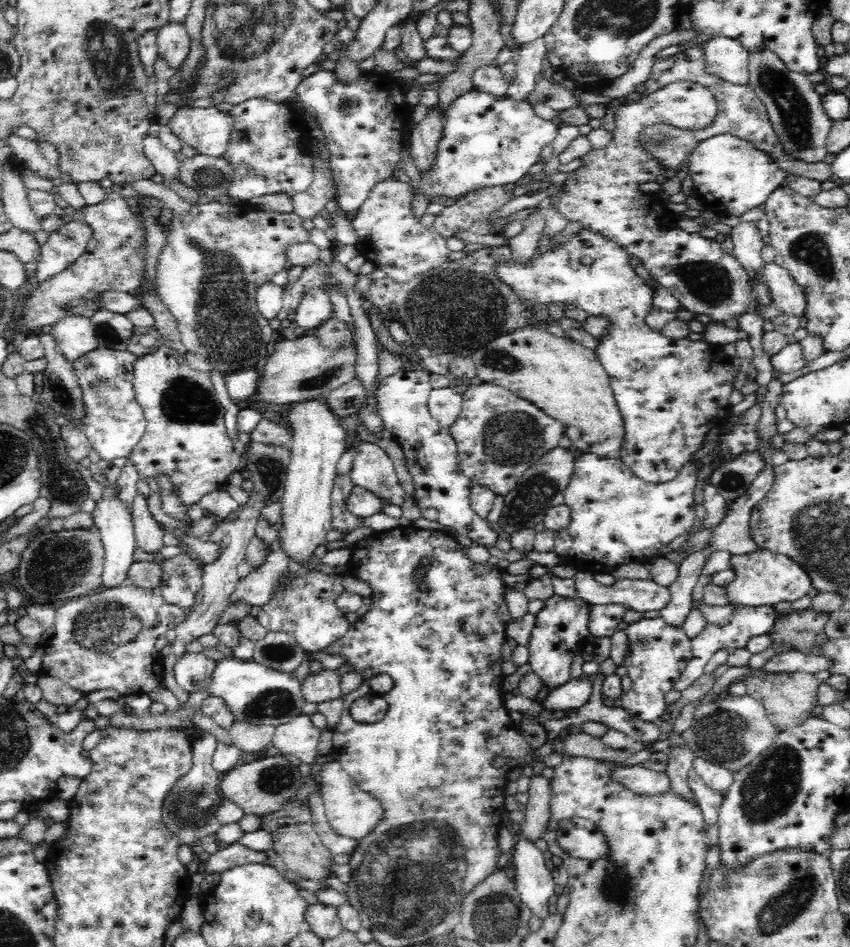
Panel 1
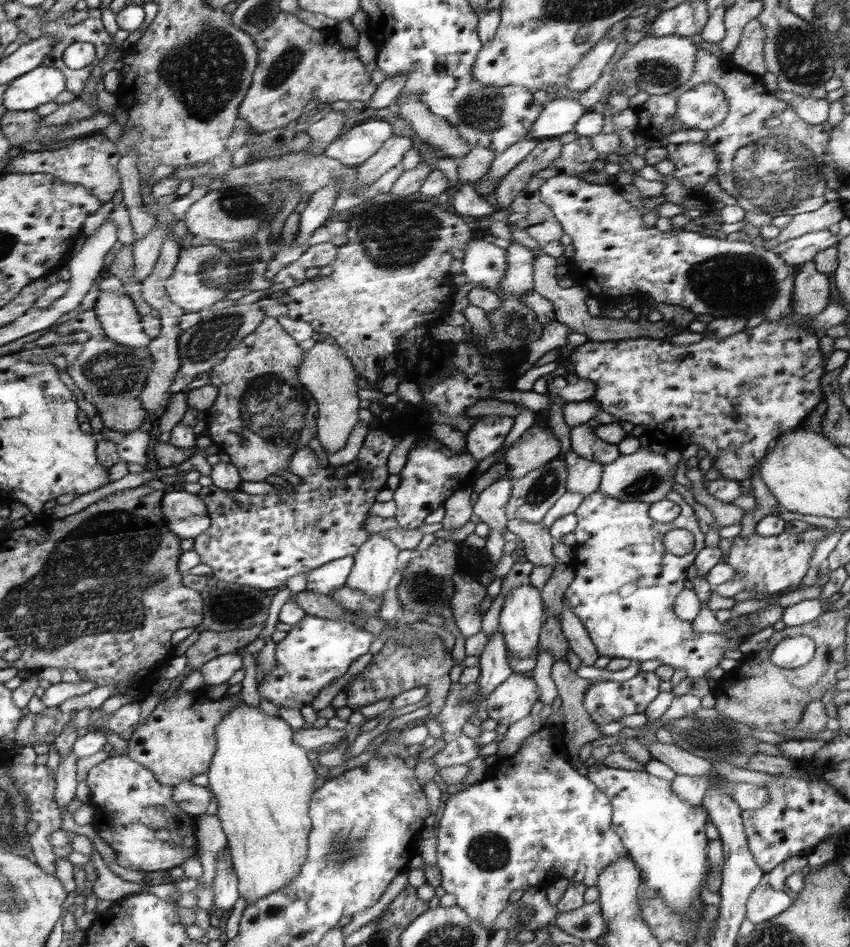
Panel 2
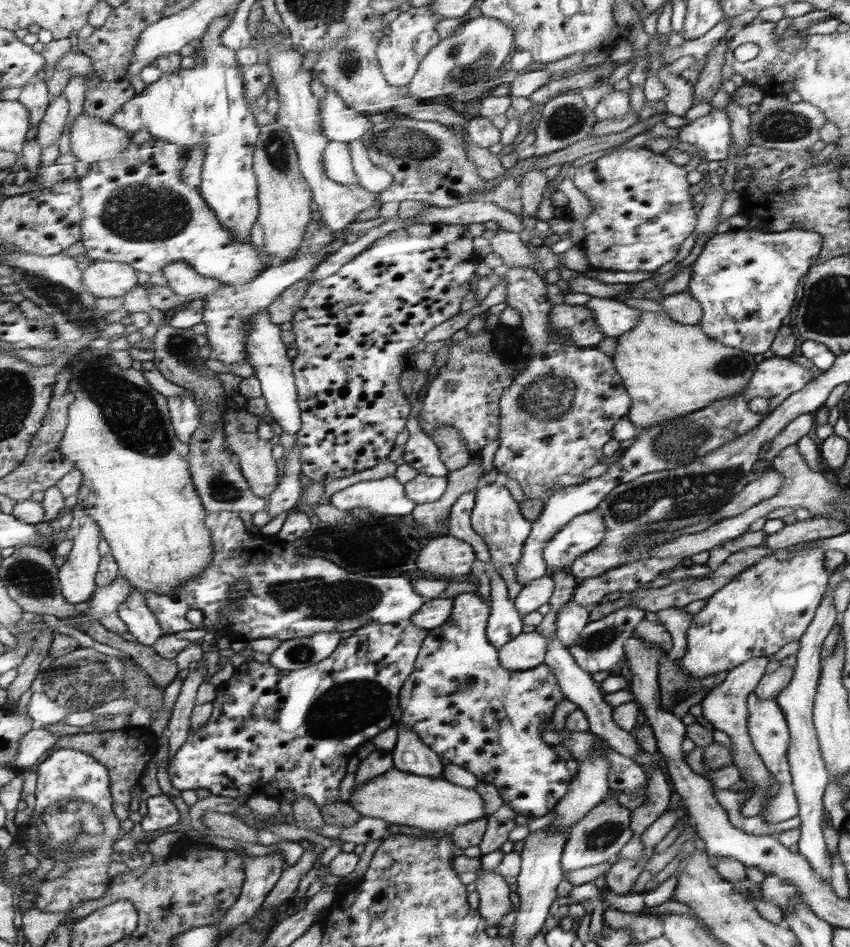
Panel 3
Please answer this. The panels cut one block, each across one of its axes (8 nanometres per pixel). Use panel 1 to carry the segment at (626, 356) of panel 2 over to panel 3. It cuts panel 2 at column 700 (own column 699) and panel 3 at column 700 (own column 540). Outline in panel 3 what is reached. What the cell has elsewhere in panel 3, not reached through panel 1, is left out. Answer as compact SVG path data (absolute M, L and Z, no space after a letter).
M757 228L730 229L724 234L715 234L702 248L692 266L692 278L688 291L703 307L702 322L698 325L707 334L730 348L743 349L746 353L759 355L770 349L776 332L782 326L786 314L790 314L796 302L796 288L800 278L811 271L810 264L818 258L822 248L820 233L794 228L784 232L762 232Z

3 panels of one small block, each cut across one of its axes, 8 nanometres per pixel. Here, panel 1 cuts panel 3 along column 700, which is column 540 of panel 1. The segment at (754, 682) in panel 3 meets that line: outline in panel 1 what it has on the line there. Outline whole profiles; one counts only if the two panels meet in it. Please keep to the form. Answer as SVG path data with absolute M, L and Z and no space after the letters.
M583 676L576 680L572 679L566 685L556 689L554 692L548 692L544 702L540 706L544 711L550 711L544 717L555 716L556 712L563 712L565 709L582 708L593 691L592 678Z

